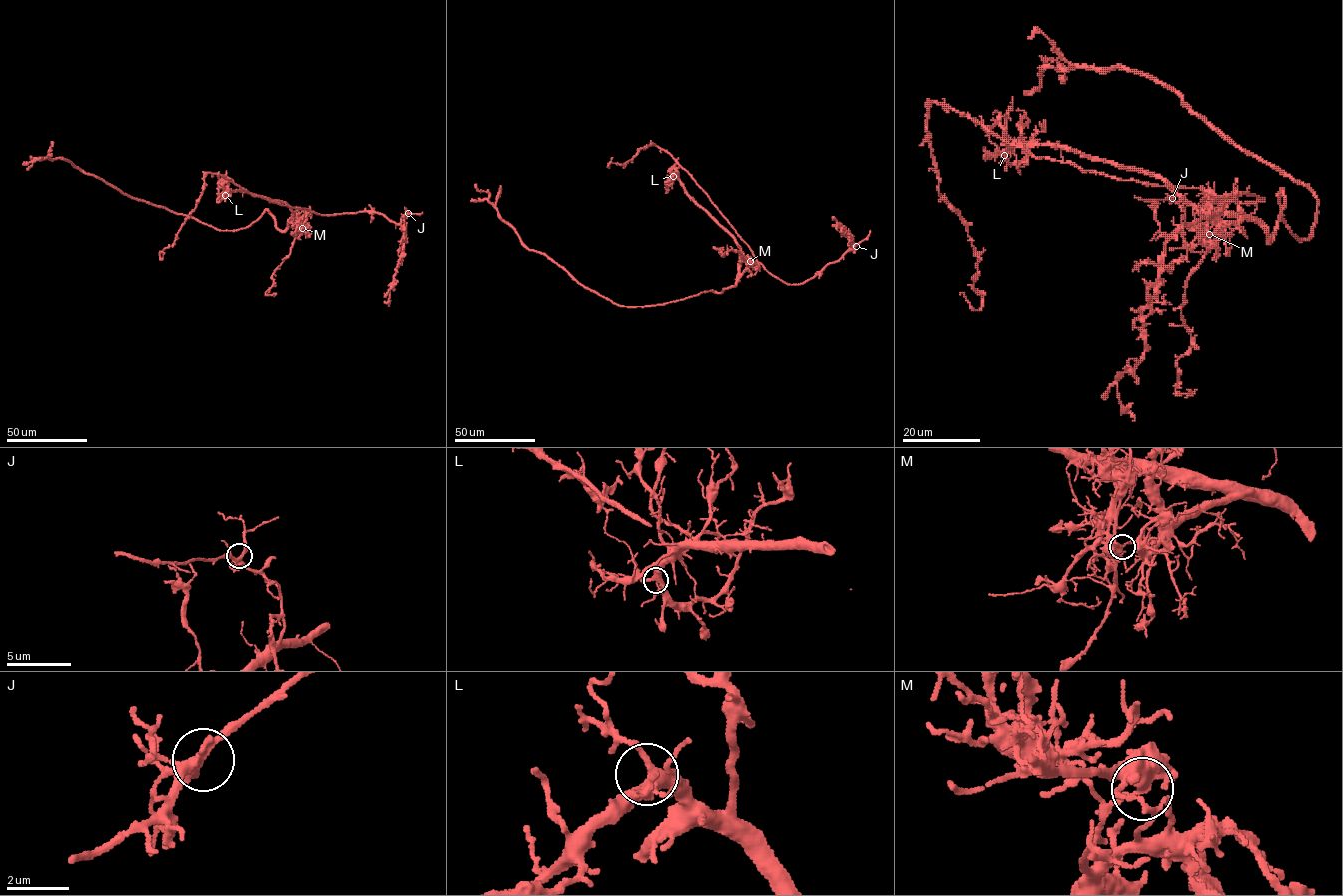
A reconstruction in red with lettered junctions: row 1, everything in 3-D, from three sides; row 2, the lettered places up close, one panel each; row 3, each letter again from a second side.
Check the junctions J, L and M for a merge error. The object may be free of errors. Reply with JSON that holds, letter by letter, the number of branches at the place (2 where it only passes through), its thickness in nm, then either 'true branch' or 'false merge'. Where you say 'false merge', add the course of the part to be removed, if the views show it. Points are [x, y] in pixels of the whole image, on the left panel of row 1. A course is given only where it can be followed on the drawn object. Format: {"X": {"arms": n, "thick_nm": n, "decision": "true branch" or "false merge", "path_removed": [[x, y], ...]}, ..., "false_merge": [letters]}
{"J": {"arms": 4, "thick_nm": 280, "decision": "true branch"}, "L": {"arms": 4, "thick_nm": 360, "decision": "true branch"}, "M": {"arms": 4, "thick_nm": 380, "decision": "false merge", "path_removed": [[302, 228], [307, 209], [253, 196], [208, 173], [195, 208], [164, 253]]}, "false_merge": ["M"]}

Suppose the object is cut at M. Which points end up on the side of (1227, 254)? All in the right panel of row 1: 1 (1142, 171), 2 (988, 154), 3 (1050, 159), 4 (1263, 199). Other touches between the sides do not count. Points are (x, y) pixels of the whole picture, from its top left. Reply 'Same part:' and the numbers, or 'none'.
Same part: 1, 2

